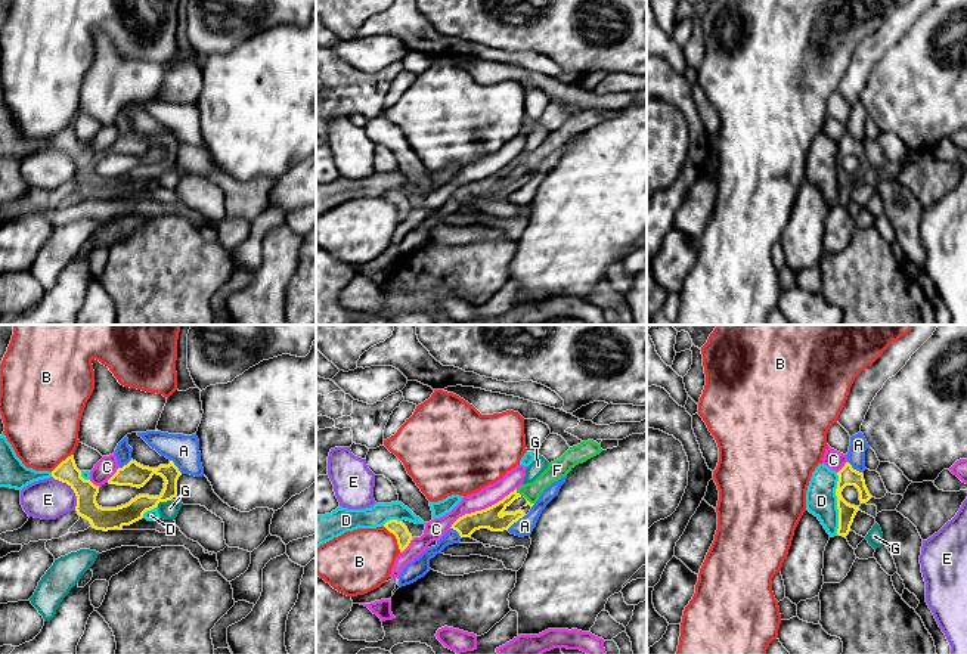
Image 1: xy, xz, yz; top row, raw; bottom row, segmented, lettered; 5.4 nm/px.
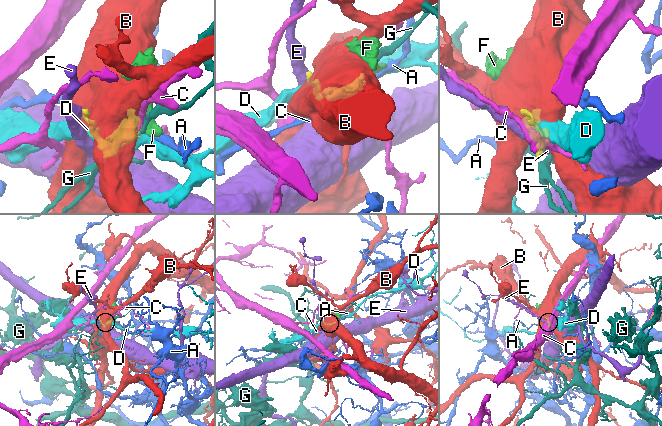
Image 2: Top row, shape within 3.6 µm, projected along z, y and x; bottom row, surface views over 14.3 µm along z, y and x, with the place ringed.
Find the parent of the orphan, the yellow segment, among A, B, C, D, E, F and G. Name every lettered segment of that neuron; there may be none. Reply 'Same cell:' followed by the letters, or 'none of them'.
Same cell: F

